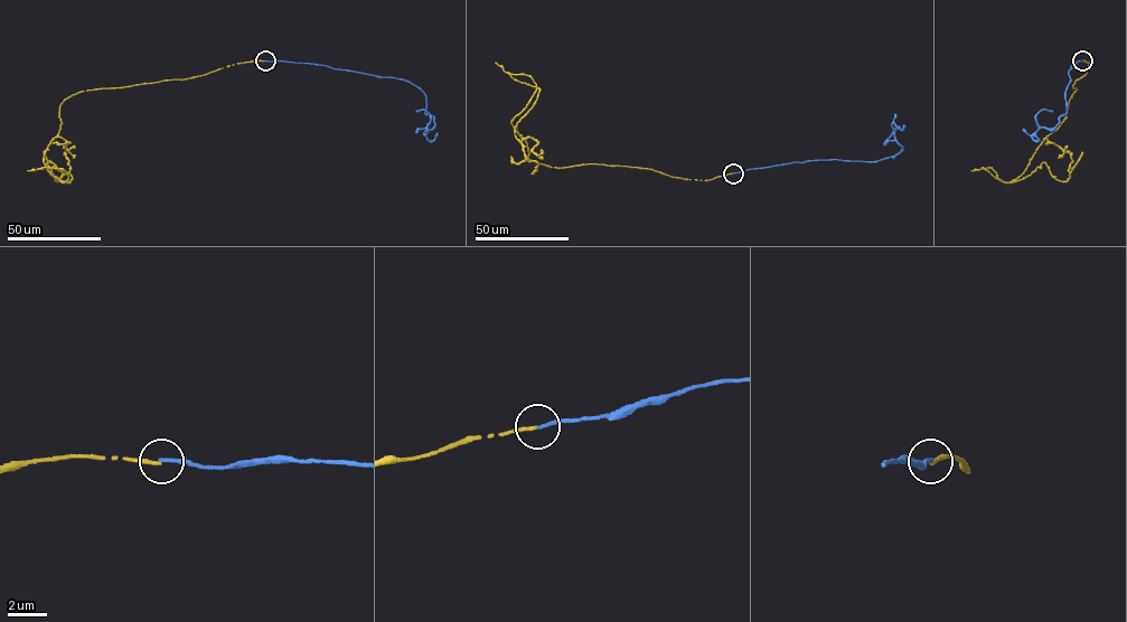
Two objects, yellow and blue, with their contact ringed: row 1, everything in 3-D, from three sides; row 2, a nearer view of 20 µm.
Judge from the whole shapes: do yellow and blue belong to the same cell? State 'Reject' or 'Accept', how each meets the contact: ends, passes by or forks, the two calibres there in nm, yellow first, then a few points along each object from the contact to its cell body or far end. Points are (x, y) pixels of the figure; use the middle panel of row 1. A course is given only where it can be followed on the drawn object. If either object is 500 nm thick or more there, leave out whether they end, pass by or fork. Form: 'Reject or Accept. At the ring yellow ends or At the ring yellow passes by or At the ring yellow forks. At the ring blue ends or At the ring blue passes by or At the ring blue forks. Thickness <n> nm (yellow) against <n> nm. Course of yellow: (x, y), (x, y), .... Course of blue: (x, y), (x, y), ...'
Reject. At the ring yellow ends. At the ring blue ends. Thickness 170 nm (yellow) against 180 nm. Course of yellow: (733, 173), (527, 159), (524, 74), (529, 160), (510, 157). Course of blue: (733, 173), (794, 162), (876, 161), (894, 158), (902, 147), (894, 135), (898, 126), (885, 143)

